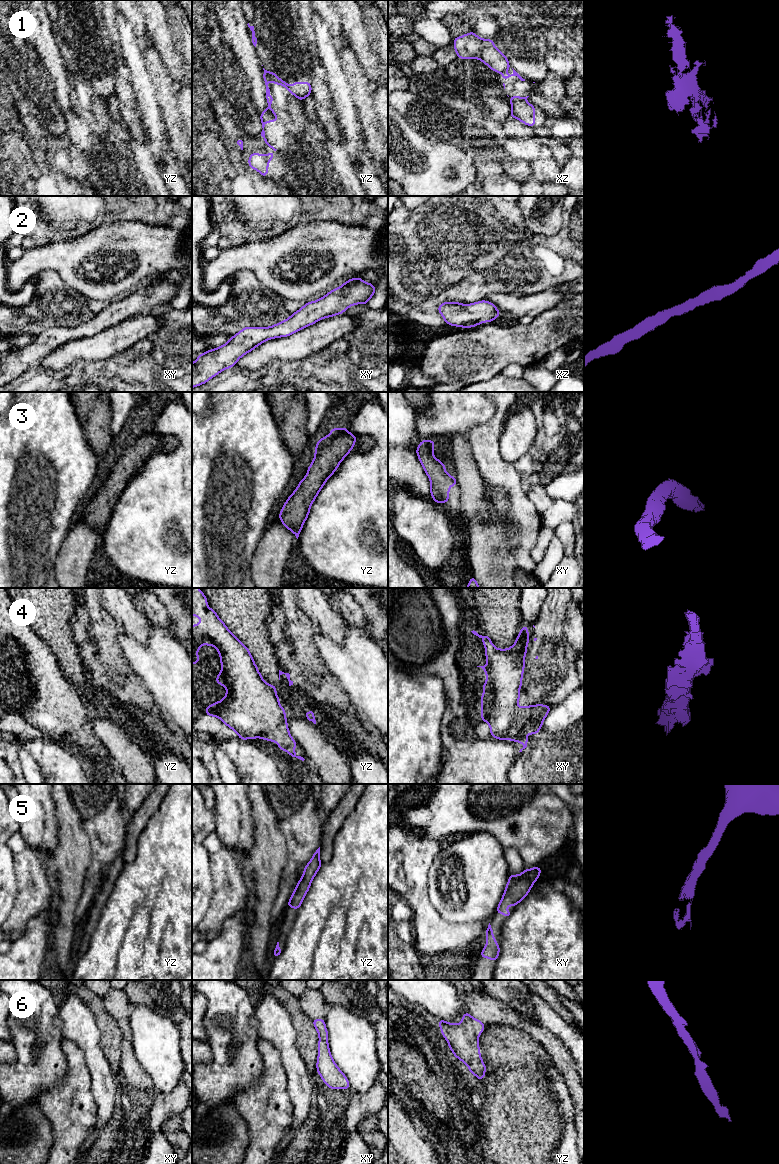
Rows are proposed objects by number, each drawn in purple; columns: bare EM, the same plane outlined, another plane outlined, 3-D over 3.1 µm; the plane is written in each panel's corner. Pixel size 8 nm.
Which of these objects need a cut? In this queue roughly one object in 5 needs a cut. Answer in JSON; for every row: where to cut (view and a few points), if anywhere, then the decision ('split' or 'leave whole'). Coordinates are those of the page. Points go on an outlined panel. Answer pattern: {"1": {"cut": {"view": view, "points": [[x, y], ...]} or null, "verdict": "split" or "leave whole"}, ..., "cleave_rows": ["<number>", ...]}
{"1": {"cut": {"view": "yz", "points": [[288, 86], [295, 95]]}, "verdict": "split"}, "2": {"cut": null, "verdict": "leave whole"}, "3": {"cut": null, "verdict": "leave whole"}, "4": {"cut": null, "verdict": "leave whole"}, "5": {"cut": null, "verdict": "leave whole"}, "6": {"cut": null, "verdict": "leave whole"}, "cleave_rows": ["1"]}

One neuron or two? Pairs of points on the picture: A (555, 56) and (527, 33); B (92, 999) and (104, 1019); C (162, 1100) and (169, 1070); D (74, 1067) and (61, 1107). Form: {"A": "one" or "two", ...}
{"A": "two", "B": "one", "C": "two", "D": "one"}

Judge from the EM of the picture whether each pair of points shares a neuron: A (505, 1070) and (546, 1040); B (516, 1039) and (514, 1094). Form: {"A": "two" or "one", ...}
{"A": "two", "B": "one"}

